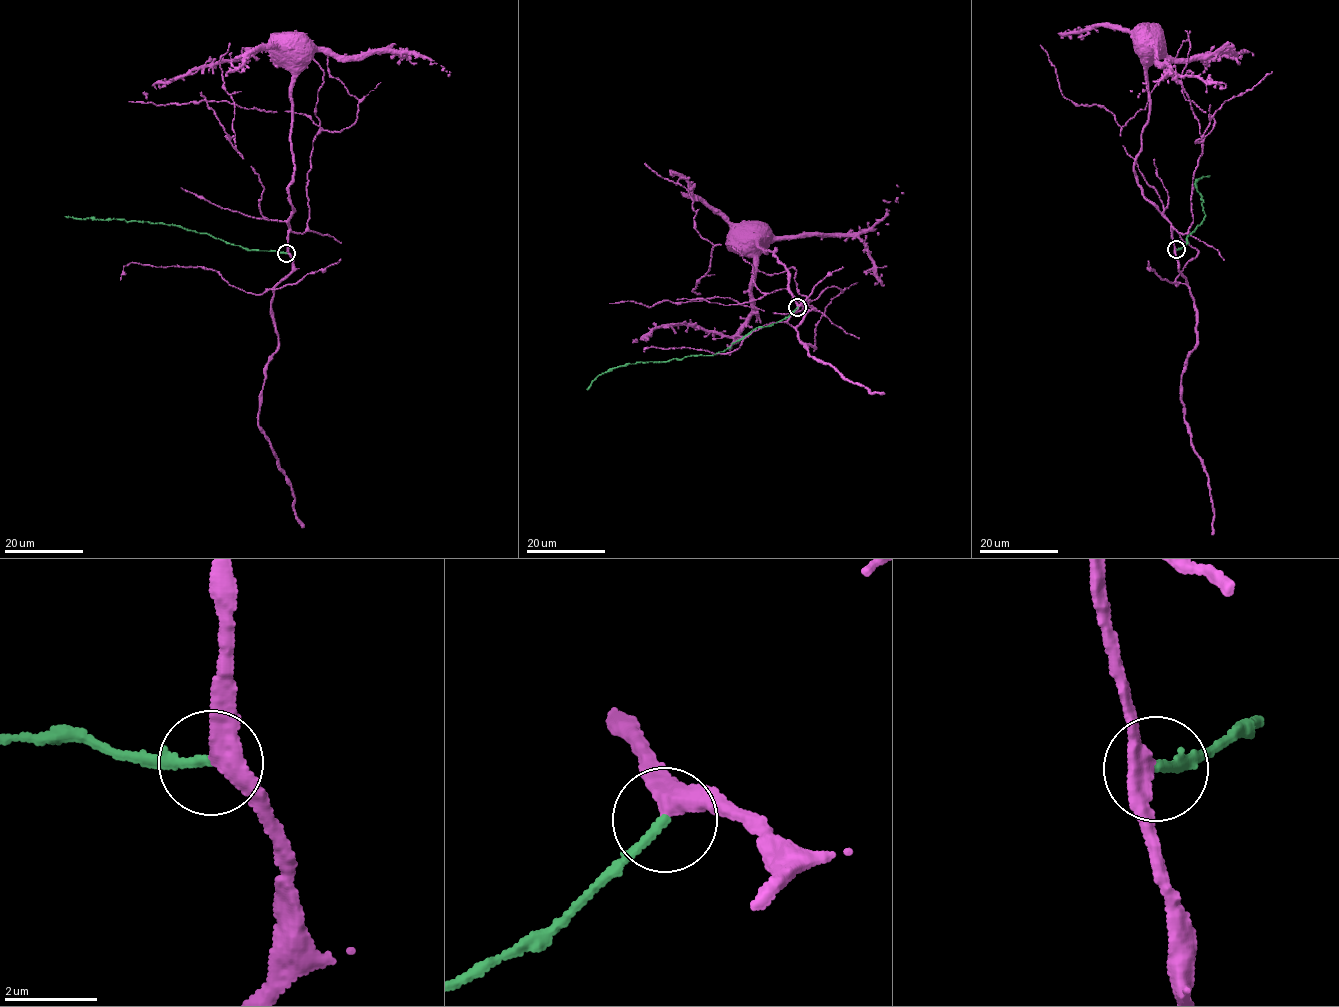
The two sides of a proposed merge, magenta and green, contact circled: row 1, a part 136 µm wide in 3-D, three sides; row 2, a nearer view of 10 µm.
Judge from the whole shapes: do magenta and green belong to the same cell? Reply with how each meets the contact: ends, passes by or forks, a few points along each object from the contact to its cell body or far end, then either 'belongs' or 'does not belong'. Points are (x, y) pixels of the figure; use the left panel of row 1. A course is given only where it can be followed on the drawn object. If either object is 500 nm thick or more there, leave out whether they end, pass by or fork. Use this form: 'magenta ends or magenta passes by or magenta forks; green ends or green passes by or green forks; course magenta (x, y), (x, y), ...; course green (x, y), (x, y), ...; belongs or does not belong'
magenta passes by; green ends; course magenta (286, 252), (293, 207), (288, 194), (288, 184), (294, 164), (291, 137), (293, 73), (291, 43), (288, 41); course green (286, 252), (245, 250), (173, 224), (65, 216); belongs

